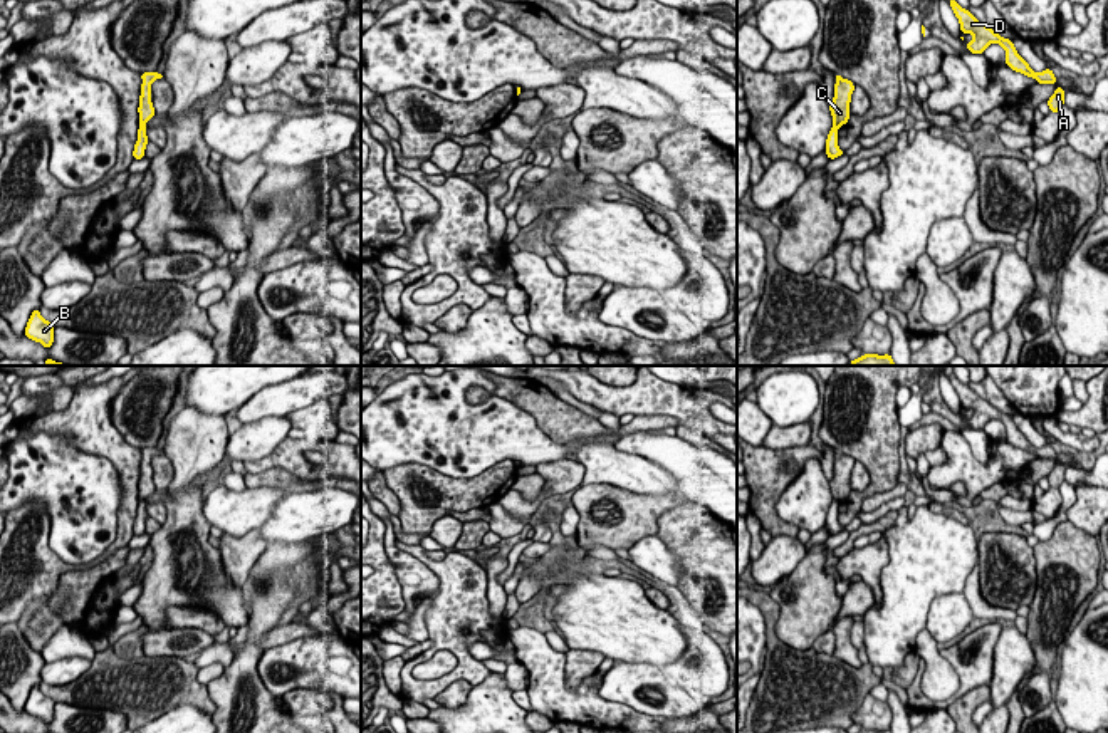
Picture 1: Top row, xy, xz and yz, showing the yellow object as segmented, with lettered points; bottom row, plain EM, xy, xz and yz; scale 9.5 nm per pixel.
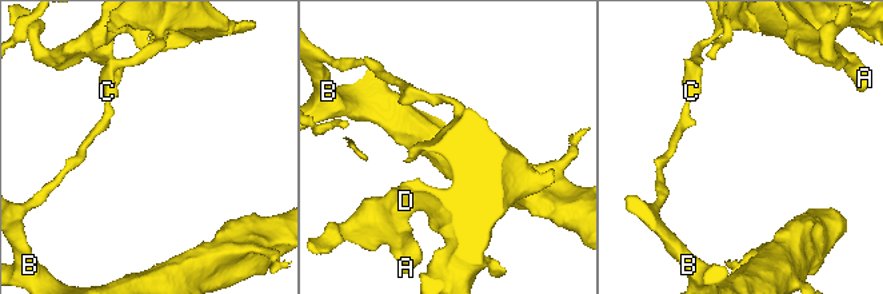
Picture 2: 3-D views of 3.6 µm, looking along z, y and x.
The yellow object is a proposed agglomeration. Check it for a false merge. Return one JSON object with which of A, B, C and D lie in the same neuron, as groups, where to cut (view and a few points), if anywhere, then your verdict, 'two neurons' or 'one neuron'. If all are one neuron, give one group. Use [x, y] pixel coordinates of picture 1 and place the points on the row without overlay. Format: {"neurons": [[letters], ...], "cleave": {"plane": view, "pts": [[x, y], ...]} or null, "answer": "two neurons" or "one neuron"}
{"neurons": [["A", "C", "D"], ["B"]], "cleave": {"plane": "xy", "pts": [[140, 499], [143, 500]]}, "answer": "two neurons"}

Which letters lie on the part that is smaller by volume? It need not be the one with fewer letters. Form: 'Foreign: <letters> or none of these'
Foreign: A, C, D

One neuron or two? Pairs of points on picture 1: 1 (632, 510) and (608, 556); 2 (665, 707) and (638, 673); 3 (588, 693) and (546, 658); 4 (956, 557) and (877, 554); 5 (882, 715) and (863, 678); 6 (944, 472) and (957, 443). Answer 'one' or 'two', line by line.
1: two
2: one
3: one
4: two
5: two
6: one

